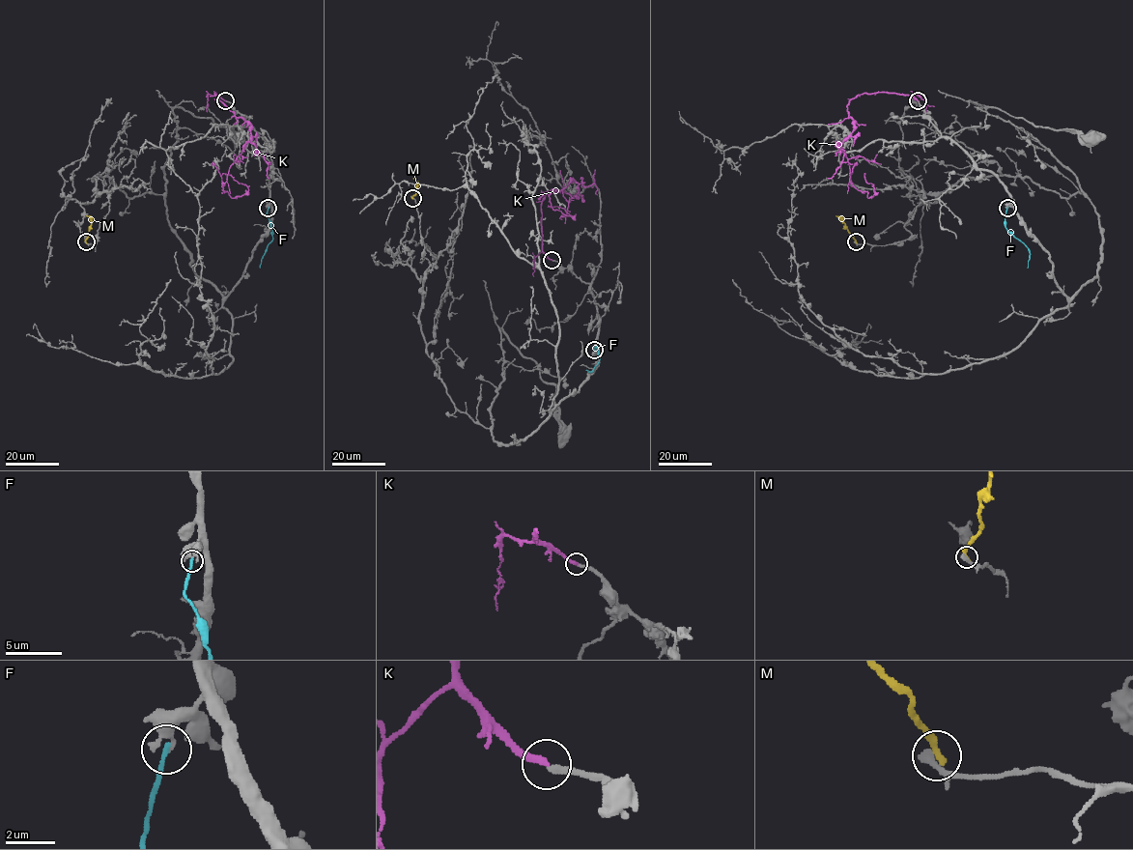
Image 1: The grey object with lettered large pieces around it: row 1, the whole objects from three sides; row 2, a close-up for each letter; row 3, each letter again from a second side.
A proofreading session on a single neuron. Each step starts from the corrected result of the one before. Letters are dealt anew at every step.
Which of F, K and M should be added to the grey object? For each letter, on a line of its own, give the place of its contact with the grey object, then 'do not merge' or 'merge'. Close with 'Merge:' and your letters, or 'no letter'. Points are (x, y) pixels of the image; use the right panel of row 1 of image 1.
F: meets grey at (1007, 208); do not merge
K: meets grey at (918, 100); do not merge
M: meets grey at (856, 241); do not merge
Merge: no letter

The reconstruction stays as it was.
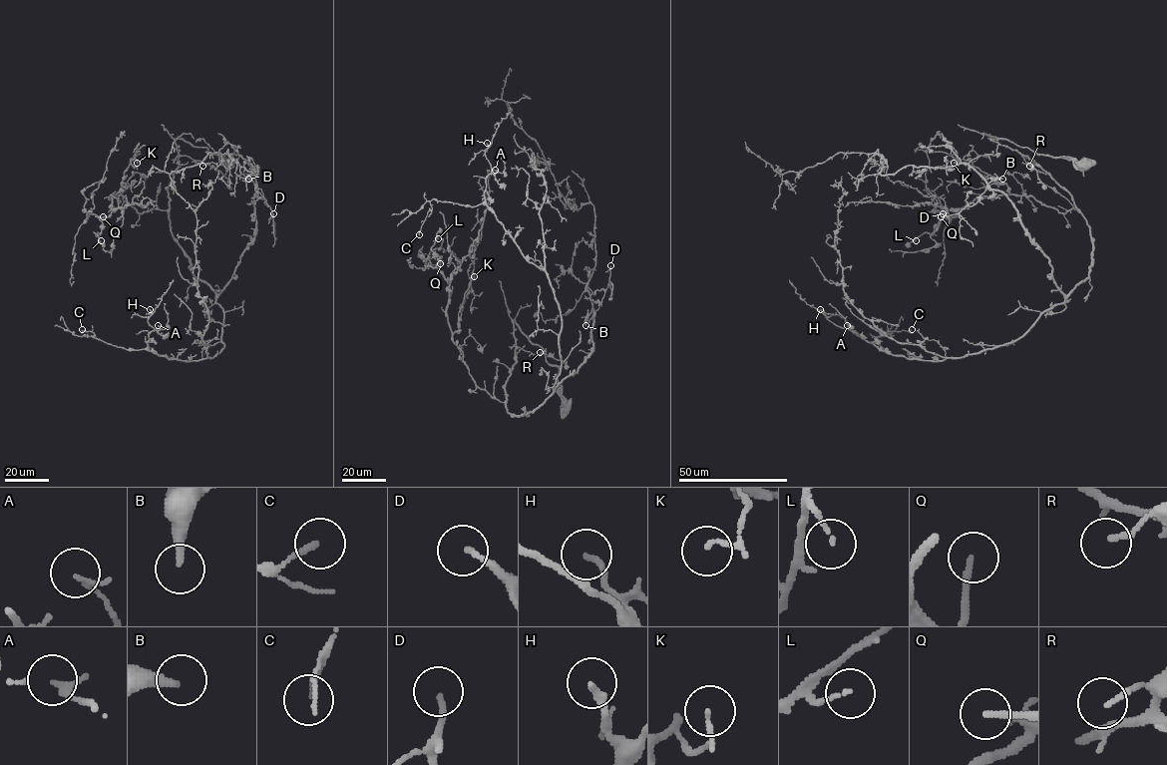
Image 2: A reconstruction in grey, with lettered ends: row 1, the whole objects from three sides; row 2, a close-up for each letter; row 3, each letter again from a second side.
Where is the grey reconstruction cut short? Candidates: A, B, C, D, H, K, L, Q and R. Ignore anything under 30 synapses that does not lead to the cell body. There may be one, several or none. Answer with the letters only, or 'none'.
D, Q

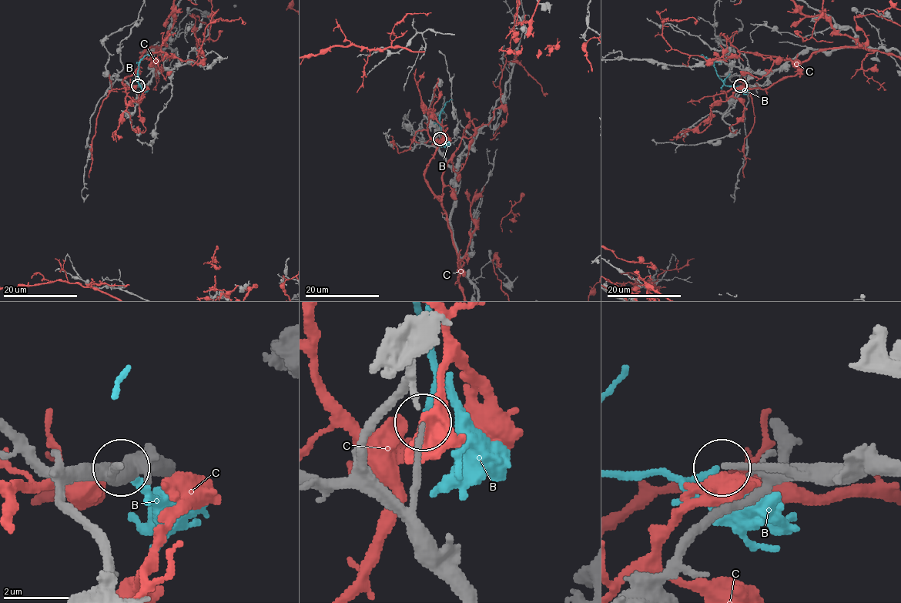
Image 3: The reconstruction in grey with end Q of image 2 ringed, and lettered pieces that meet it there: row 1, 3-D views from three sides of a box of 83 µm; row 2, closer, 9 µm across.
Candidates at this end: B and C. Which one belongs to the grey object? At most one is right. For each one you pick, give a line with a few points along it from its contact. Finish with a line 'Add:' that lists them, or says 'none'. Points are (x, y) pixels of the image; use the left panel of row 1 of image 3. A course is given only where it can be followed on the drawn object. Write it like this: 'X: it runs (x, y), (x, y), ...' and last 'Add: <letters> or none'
B: it runs (139, 85), (139, 61), (145, 55), (150, 55)
Add: B

